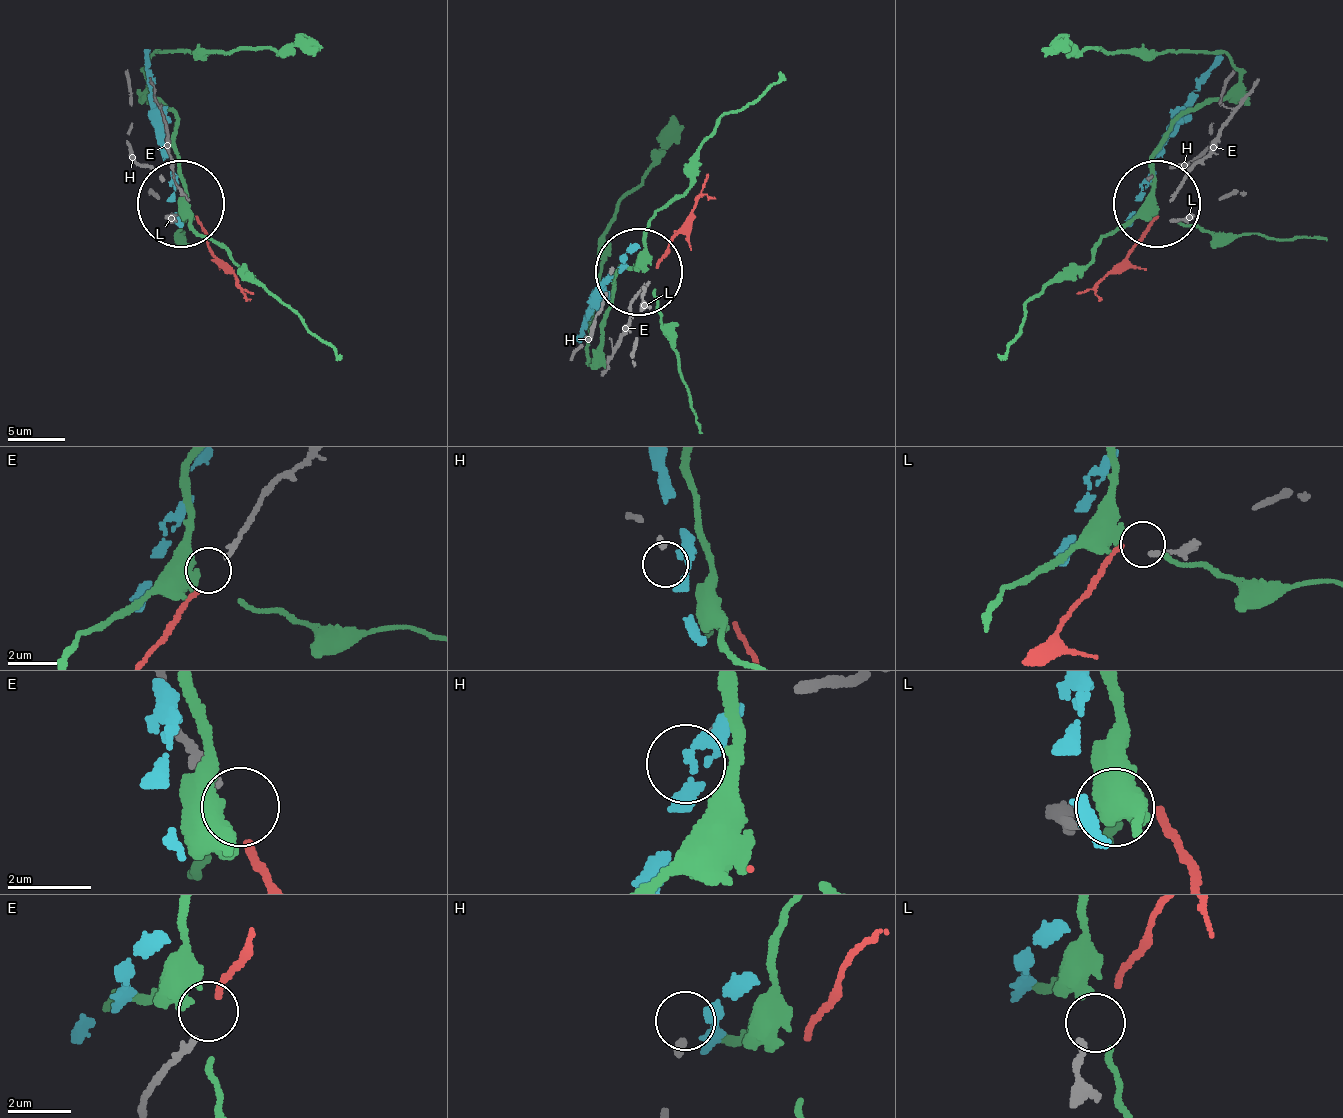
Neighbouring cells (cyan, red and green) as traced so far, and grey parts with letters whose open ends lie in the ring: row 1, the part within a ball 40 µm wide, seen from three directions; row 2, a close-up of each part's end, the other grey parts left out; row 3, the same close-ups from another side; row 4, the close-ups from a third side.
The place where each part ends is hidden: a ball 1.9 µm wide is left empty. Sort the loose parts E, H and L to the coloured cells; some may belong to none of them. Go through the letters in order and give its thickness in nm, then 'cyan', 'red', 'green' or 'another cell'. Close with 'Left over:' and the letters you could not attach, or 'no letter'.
E: calibre 200 nm; another cell
H: calibre 220 nm; another cell
L: calibre 200 nm; another cell
Left over: E, H, L

